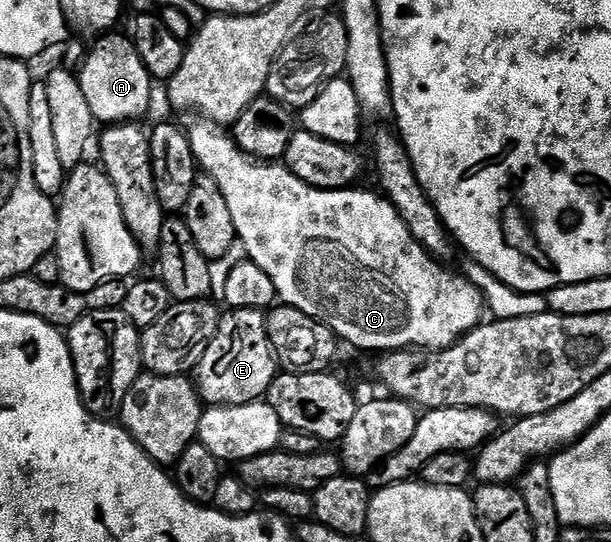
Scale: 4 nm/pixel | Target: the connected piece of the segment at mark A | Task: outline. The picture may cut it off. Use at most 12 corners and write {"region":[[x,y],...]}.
{"region":[[101,36],[78,69],[105,126],[139,122],[152,105],[131,36]]}

